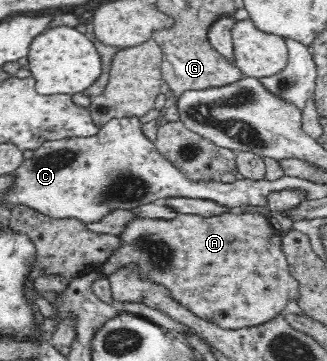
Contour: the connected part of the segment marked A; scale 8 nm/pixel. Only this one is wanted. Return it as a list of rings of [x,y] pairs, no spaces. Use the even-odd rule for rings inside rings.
[[[233,210],[203,217],[178,214],[173,220],[133,220],[120,236],[123,246],[102,264],[100,272],[106,277],[127,264],[141,264],[146,276],[166,286],[171,297],[187,307],[195,316],[211,321],[224,329],[237,330],[254,327],[285,313],[287,303],[297,303],[303,296],[299,281],[290,272],[283,253],[283,232],[269,224],[269,218],[258,210]]]

